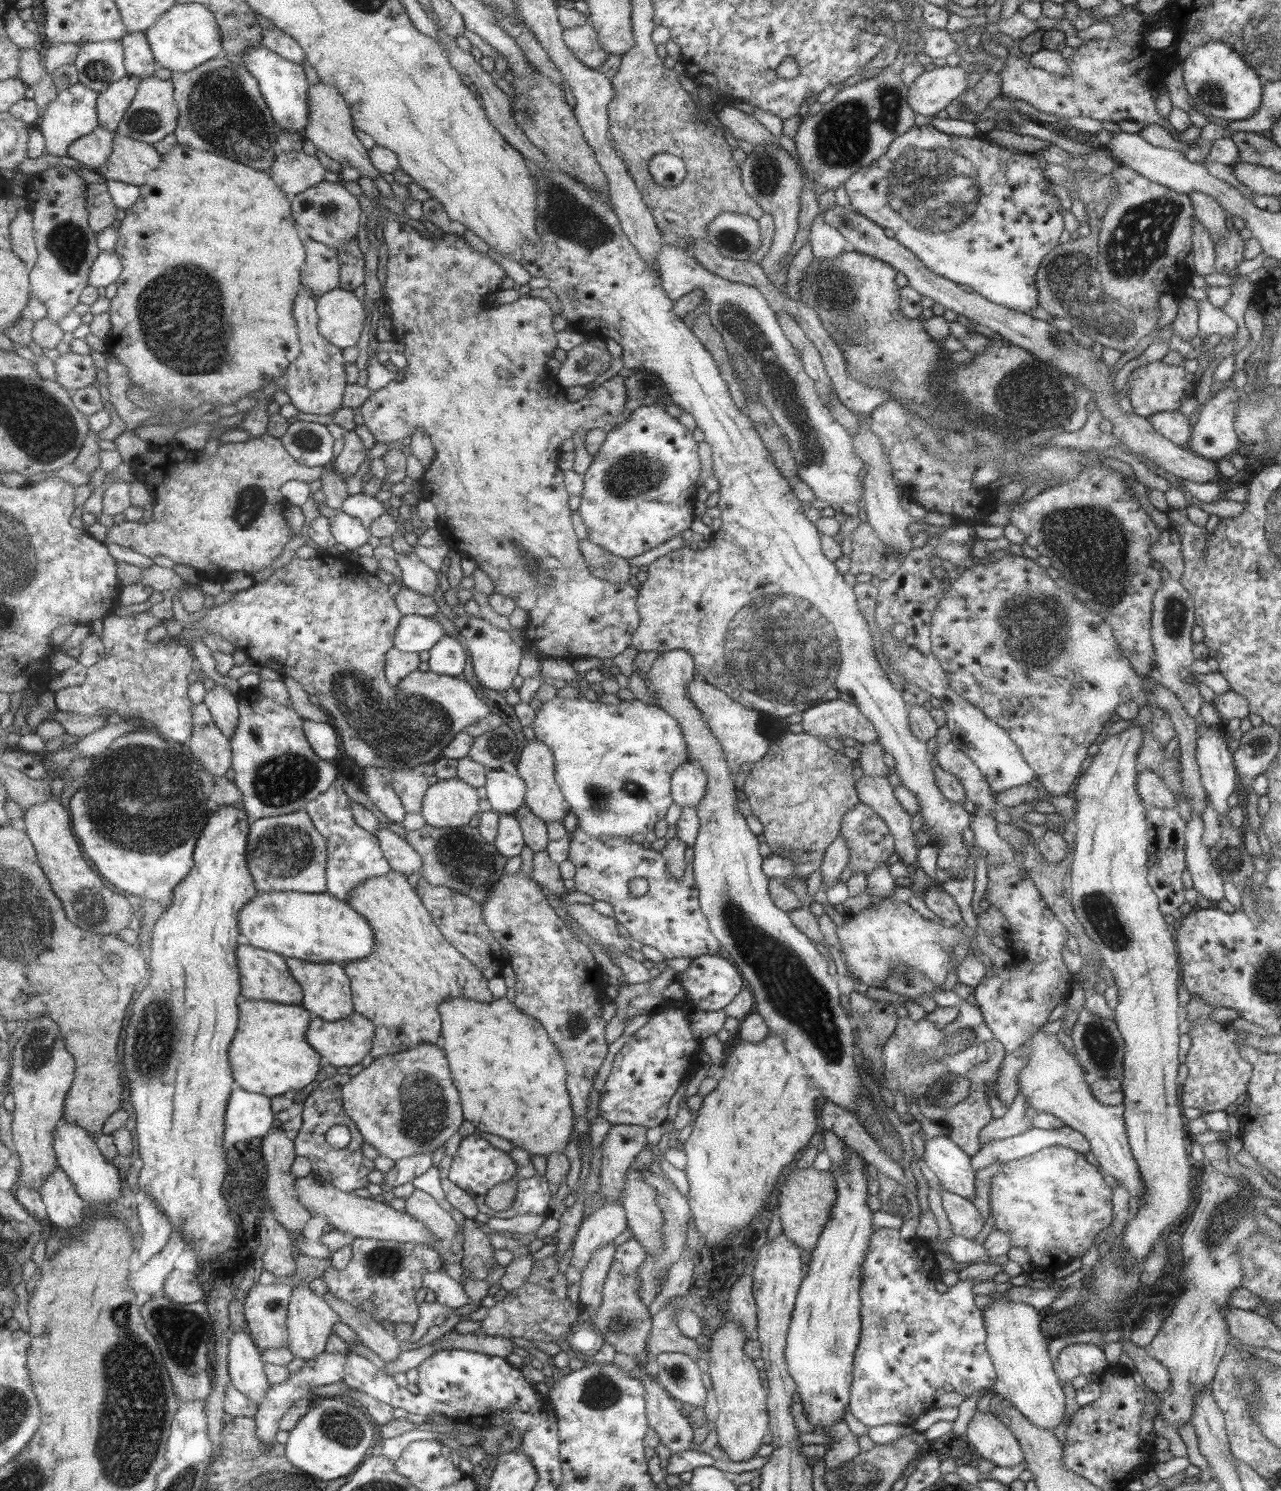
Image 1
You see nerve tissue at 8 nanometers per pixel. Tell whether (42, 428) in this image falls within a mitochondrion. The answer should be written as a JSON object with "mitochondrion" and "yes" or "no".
{"mitochondrion":"yes"}

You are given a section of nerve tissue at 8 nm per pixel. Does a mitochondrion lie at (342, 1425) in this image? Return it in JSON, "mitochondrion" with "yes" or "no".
{"mitochondrion":"yes"}

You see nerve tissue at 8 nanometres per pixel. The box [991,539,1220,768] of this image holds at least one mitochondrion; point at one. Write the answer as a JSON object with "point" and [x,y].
{"point":[1175,613]}

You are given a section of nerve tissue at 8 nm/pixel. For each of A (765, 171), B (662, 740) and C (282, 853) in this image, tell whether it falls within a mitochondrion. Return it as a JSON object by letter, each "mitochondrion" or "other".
{"A":"mitochondrion","B":"other","C":"mitochondrion"}

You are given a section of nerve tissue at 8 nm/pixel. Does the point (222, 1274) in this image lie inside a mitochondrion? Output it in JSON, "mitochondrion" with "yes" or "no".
{"mitochondrion":"no"}

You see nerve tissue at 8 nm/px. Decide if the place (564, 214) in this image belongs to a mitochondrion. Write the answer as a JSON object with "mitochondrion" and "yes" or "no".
{"mitochondrion":"yes"}

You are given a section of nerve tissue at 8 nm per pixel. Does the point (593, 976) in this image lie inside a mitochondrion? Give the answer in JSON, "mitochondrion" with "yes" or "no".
{"mitochondrion":"no"}

